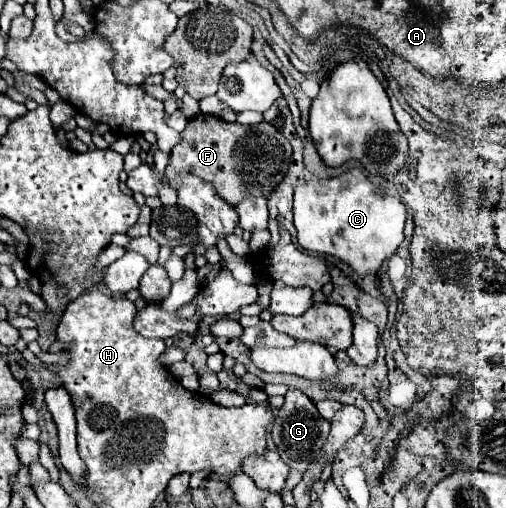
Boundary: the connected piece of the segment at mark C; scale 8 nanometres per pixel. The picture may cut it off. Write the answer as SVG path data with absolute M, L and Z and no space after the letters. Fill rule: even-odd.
M350 169L334 179L320 179L316 183L304 183L294 191L294 225L298 243L312 253L332 255L340 261L346 261L358 275L368 275L380 269L382 261L392 257L400 243L404 241L404 221L406 209L400 199L390 197L378 191L360 169Z

